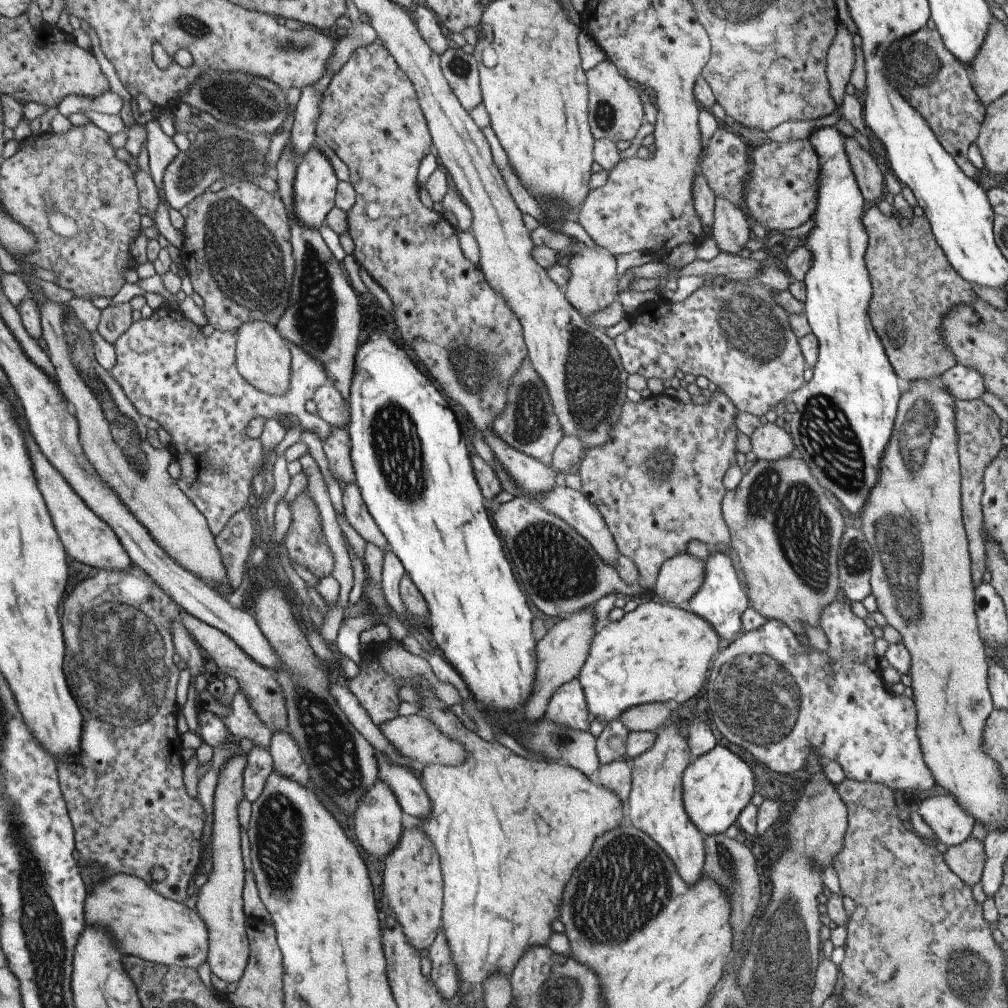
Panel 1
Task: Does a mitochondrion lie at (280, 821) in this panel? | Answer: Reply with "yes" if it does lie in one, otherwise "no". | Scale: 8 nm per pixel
yes

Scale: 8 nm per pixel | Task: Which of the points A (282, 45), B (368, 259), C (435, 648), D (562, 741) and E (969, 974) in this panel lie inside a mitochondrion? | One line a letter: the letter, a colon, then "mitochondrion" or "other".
A: mitochondrion
B: other
C: other
D: mitochondrion
E: mitochondrion

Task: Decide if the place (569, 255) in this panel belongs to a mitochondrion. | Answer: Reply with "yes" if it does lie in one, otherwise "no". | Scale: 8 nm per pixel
no

